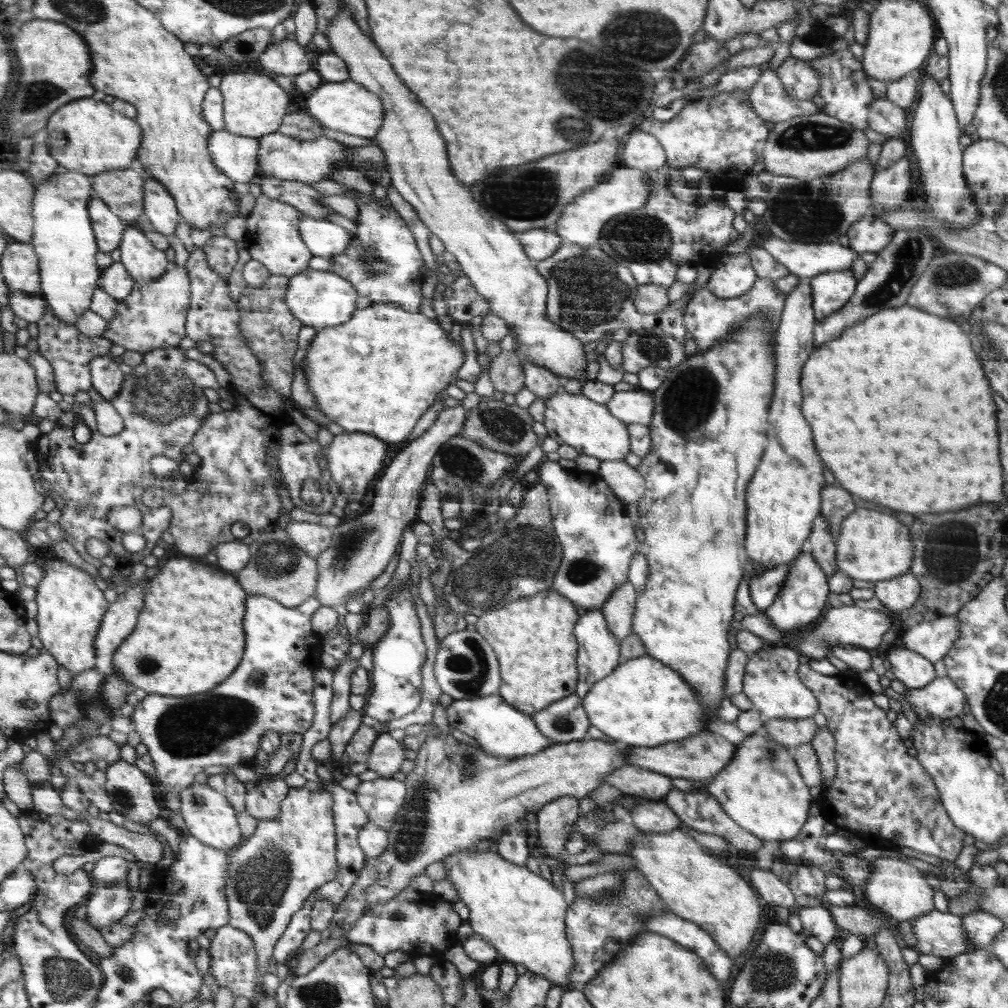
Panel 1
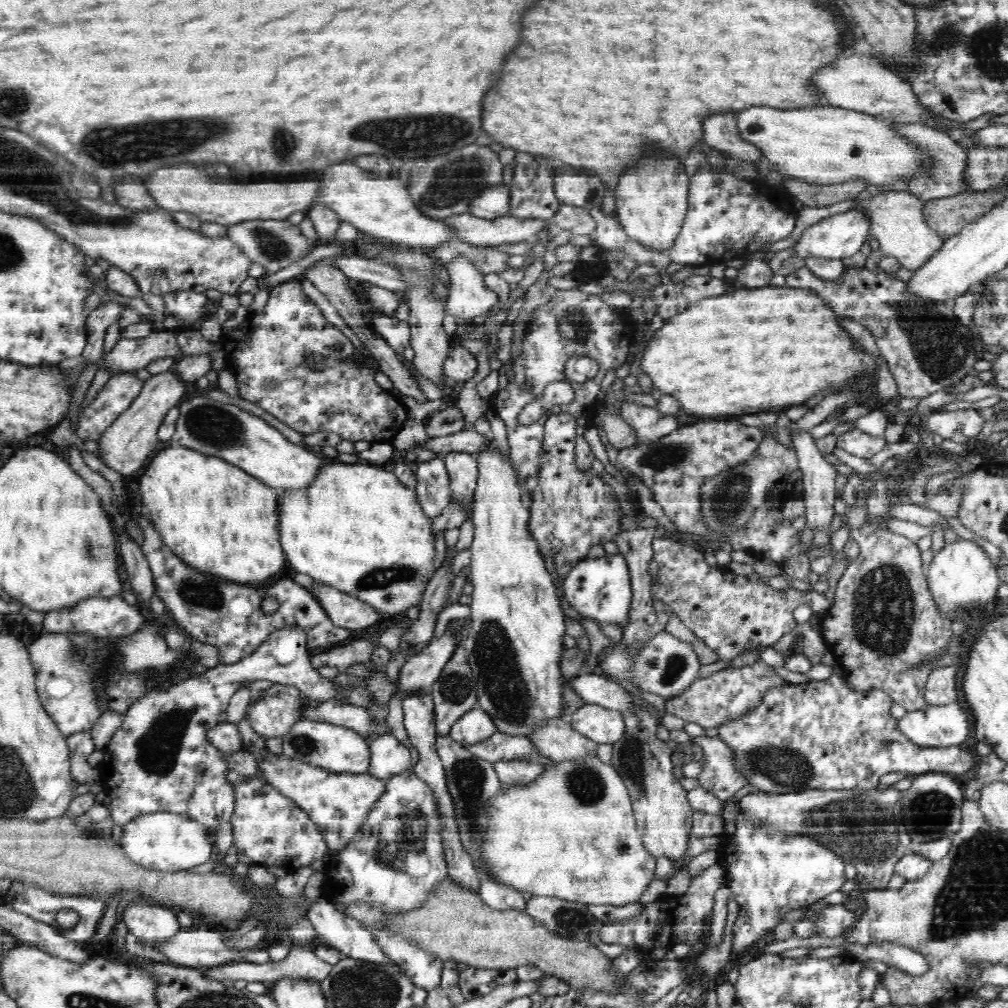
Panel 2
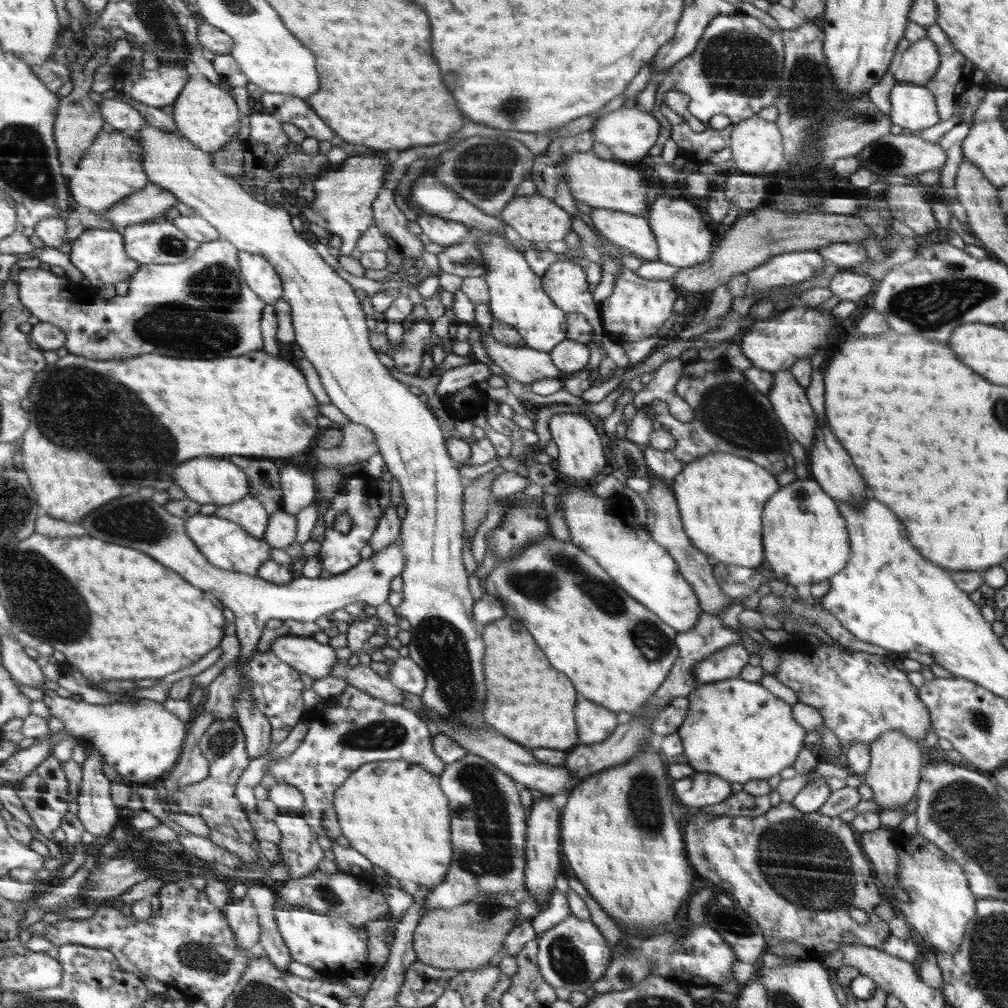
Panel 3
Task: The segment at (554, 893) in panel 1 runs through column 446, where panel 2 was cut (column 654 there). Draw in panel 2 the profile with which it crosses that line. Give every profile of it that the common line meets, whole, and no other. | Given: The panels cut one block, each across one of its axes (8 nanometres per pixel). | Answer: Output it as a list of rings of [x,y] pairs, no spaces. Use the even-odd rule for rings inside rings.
[[[586,756],[580,760],[562,760],[555,764],[552,762],[544,772],[541,772],[537,778],[526,783],[502,783],[502,794],[496,794],[490,798],[489,830],[484,839],[484,844],[480,848],[480,854],[477,855],[480,870],[487,872],[493,880],[502,885],[512,886],[519,891],[528,891],[533,895],[545,897],[558,897],[574,902],[584,904],[609,904],[610,906],[624,906],[624,904],[638,903],[642,898],[642,893],[648,884],[655,879],[656,857],[644,848],[641,844],[640,834],[637,833],[637,821],[633,817],[632,801],[629,797],[628,789],[623,783],[623,778],[611,764],[604,764],[597,756]]]

